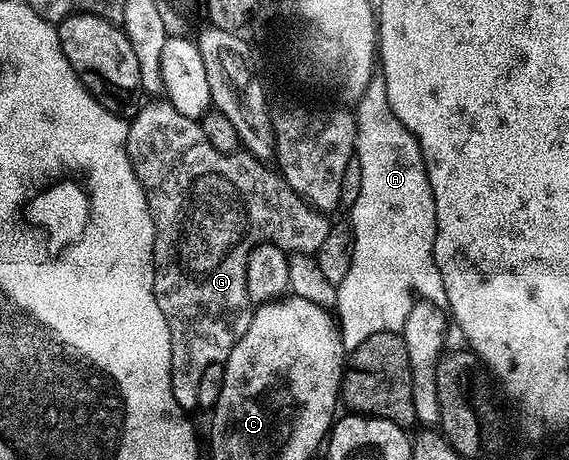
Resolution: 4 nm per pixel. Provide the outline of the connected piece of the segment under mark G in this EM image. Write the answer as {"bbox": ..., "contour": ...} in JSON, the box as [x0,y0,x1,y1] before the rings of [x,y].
{"bbox":[127,100,331,412],"contour":[[[149,100],[138,110],[136,116],[129,122],[127,152],[129,153],[135,176],[147,196],[147,204],[155,224],[155,244],[153,245],[155,277],[153,291],[159,304],[159,312],[163,312],[163,316],[167,320],[167,328],[171,332],[171,396],[175,396],[175,401],[178,402],[179,408],[183,408],[187,412],[193,412],[193,410],[196,411],[198,409],[199,376],[203,376],[203,371],[210,364],[225,363],[229,359],[231,348],[235,348],[235,344],[243,336],[243,332],[247,332],[247,328],[253,319],[254,307],[247,296],[247,256],[249,253],[261,242],[274,242],[286,252],[316,255],[320,245],[323,244],[323,240],[327,239],[331,222],[330,219],[325,219],[328,217],[318,210],[316,206],[309,205],[301,195],[296,194],[272,165],[266,164],[260,158],[254,158],[248,152],[224,154],[215,148],[211,148],[211,144],[207,144],[207,136],[203,136],[203,128],[200,121],[175,112],[175,108],[168,100]]]}

